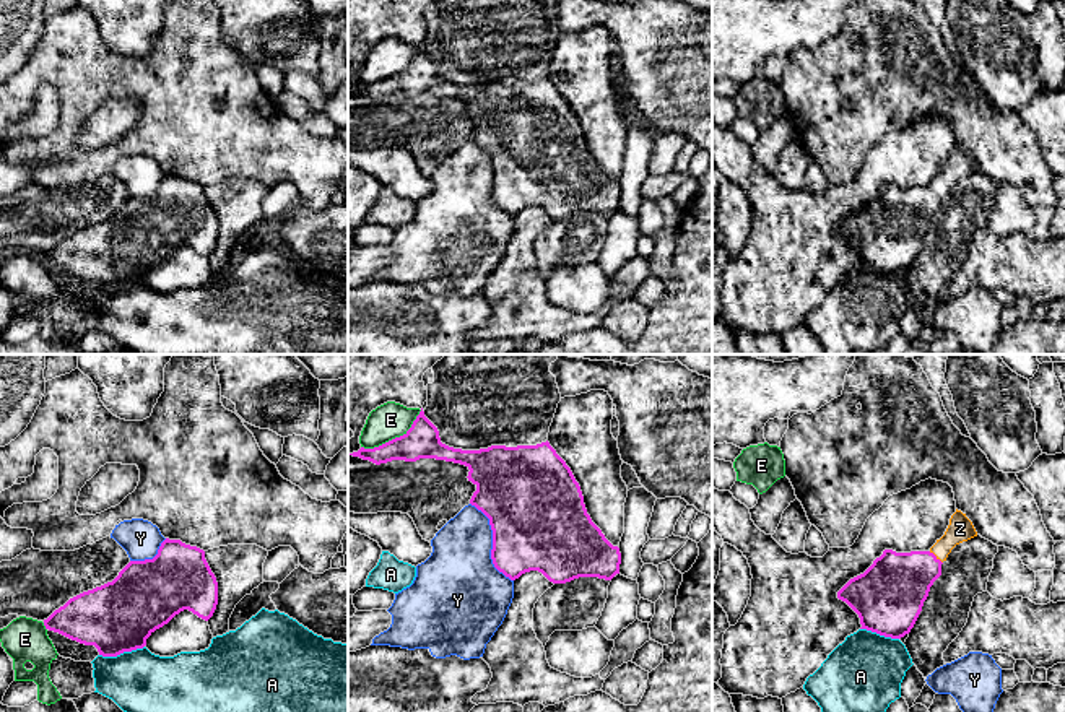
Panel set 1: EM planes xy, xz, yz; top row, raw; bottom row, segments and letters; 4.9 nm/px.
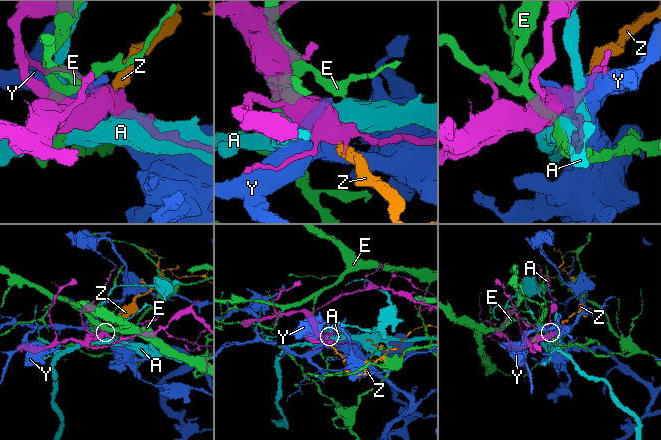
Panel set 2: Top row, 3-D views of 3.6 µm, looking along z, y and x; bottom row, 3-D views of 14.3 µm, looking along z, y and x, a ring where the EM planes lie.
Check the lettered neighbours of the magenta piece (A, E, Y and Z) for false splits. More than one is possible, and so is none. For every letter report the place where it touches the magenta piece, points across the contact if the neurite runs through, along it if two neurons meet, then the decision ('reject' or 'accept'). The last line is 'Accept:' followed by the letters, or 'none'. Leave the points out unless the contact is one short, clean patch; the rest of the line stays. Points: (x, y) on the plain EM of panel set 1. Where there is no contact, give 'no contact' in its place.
A: xy (121, 288) | reject
E: xz (395, 73) | reject
Y: xz (493, 179) | reject
Z: yz (935, 192) | across yz (896, 220), (924, 204), (935, 192), (960, 164) | accept
Accept: Z

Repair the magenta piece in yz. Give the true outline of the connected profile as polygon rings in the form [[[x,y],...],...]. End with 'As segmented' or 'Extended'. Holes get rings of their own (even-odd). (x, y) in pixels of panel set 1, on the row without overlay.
[[[956,145],[945,171],[928,187],[885,185],[863,210],[837,228],[837,234],[859,250],[860,265],[901,275],[914,263],[951,185],[974,172],[972,158]]]. Extended

